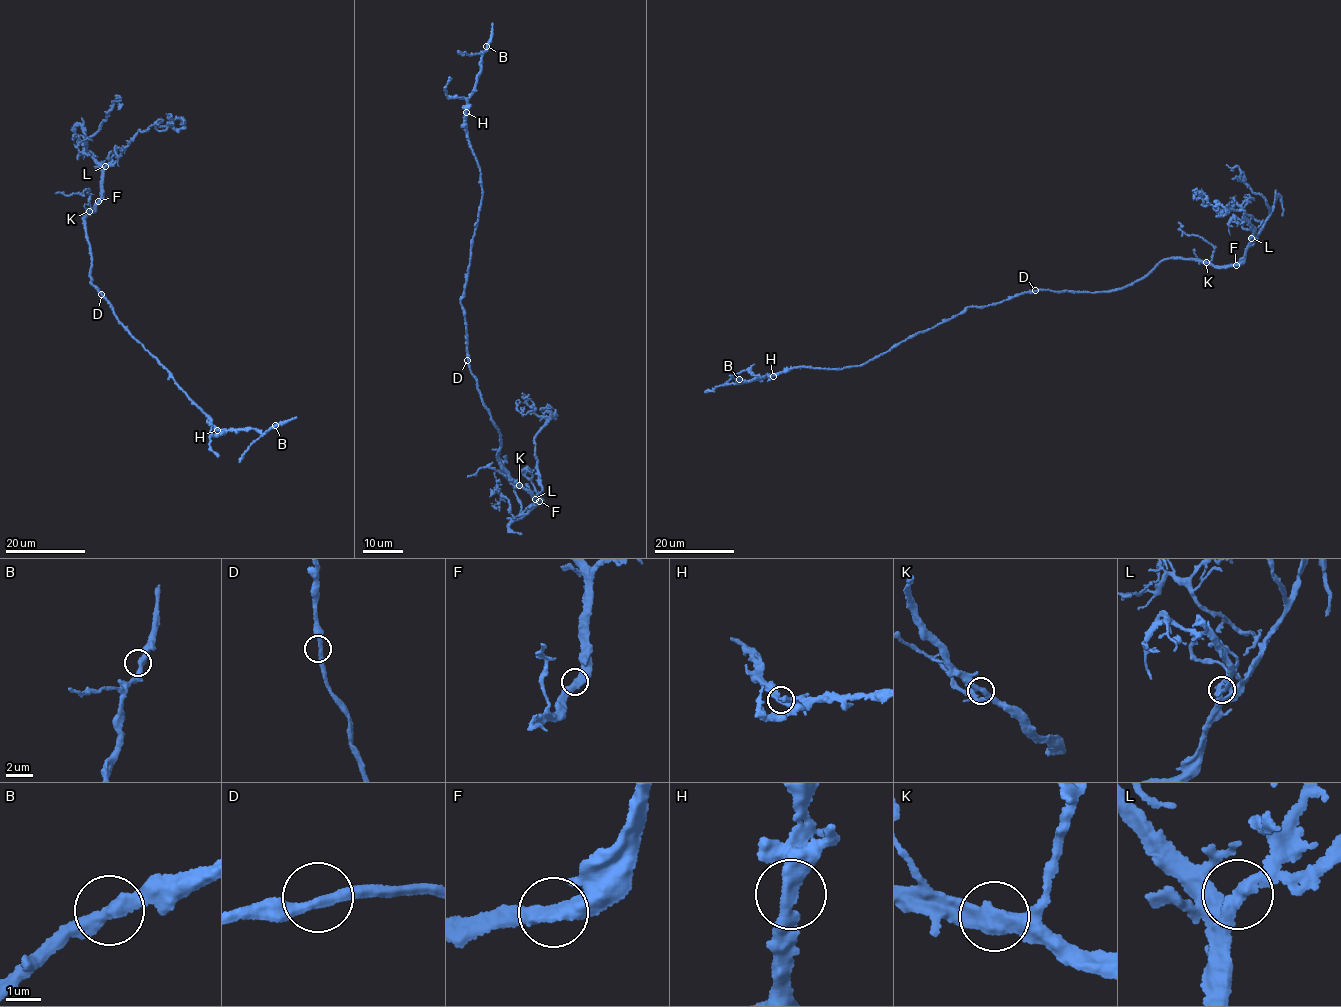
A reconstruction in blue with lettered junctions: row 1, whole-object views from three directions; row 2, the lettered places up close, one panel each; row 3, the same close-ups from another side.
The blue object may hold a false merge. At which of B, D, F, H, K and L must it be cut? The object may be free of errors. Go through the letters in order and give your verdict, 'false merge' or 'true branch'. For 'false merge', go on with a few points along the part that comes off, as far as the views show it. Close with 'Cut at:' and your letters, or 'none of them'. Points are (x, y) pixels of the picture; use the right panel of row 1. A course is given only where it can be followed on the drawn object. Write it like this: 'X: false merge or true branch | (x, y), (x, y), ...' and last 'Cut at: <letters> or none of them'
B: true branch
D: true branch
F: true branch
H: true branch
K: true branch
L: true branch
Cut at: none of them

